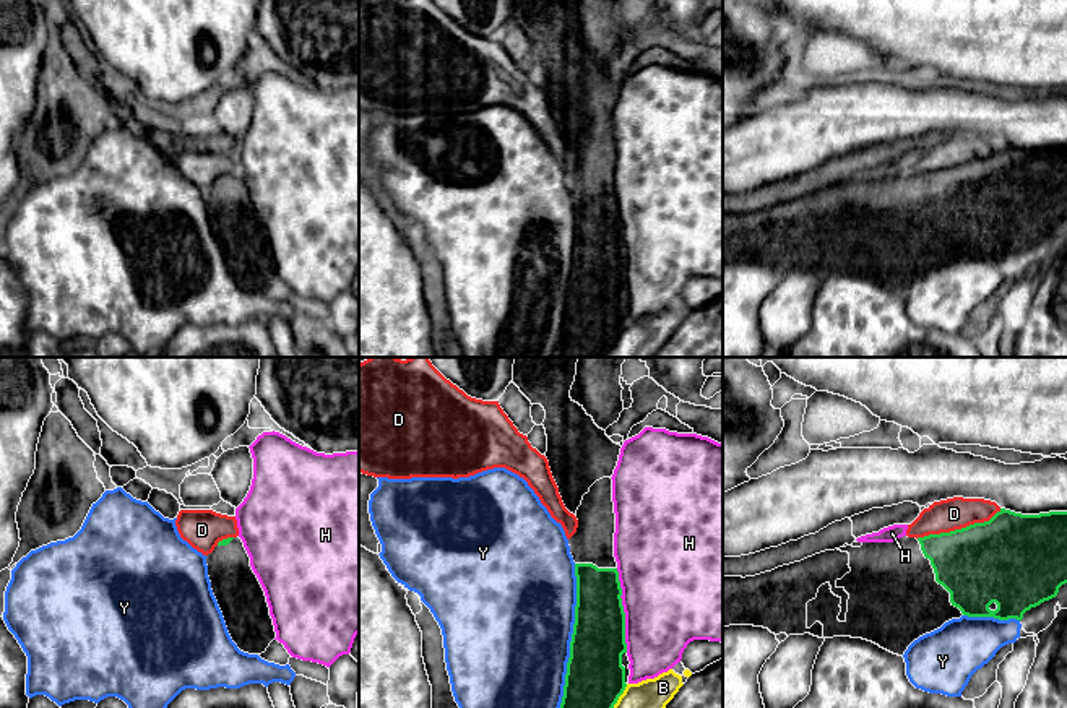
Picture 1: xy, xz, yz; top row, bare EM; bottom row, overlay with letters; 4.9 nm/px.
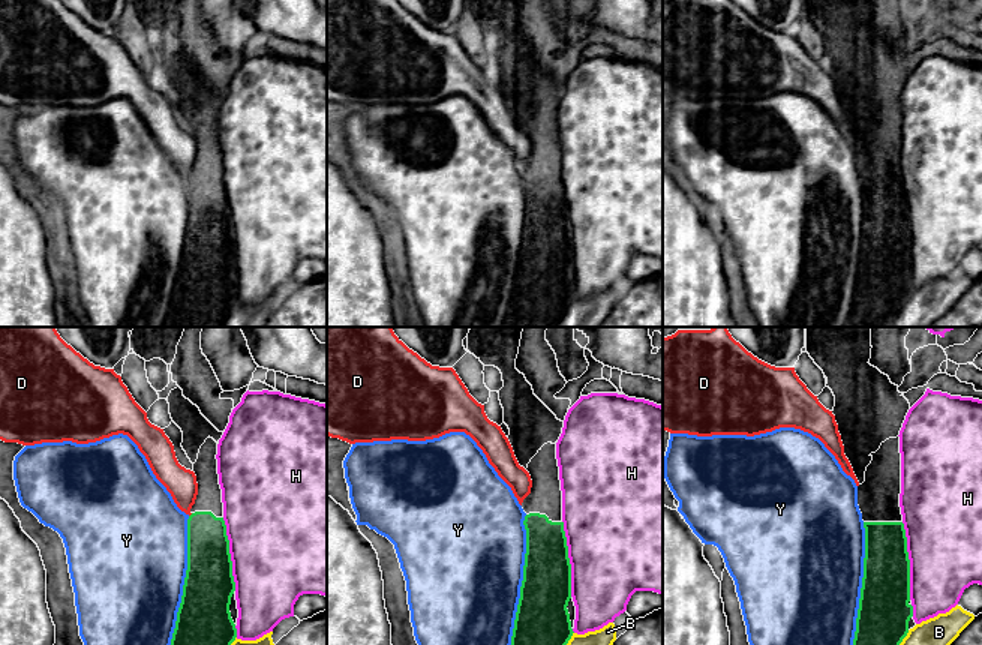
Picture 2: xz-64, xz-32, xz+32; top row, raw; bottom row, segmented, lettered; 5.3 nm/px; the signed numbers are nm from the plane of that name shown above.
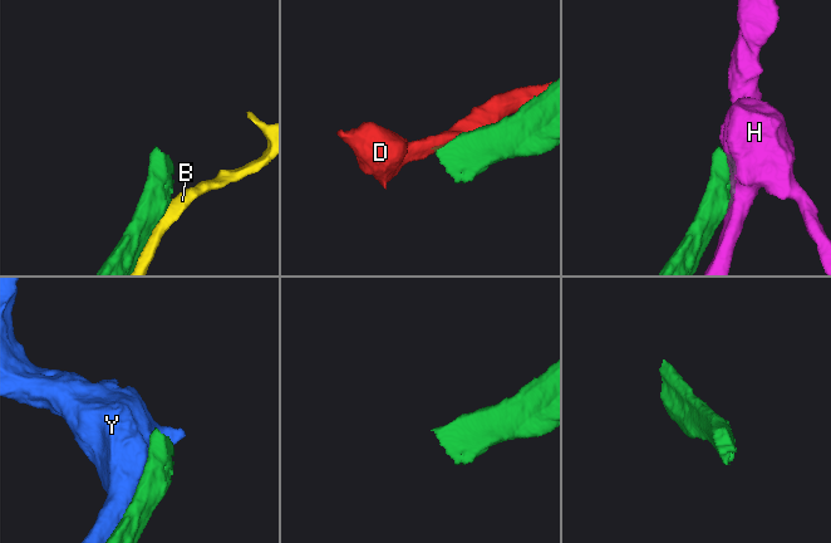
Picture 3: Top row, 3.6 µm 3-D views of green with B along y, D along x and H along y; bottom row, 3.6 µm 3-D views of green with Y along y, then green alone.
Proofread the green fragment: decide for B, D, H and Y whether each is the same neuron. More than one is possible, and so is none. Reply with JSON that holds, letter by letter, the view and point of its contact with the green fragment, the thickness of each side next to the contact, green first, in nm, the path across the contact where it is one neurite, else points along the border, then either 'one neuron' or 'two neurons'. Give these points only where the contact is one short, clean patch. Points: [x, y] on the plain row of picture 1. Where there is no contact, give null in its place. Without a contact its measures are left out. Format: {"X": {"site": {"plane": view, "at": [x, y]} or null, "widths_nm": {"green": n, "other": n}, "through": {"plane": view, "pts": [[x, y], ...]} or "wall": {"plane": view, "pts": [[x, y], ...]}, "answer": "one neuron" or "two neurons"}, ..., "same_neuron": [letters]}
{"B": {"site": {"plane": "xz", "at": [616, 338]}, "widths_nm": {"green": 300, "other": 200}, "answer": "two neurons"}, "D": {"site": {"plane": "yz", "at": [959, 166]}, "widths_nm": {"green": 420, "other": 160}, "answer": "two neurons"}, "H": {"site": {"plane": "xz", "at": [622, 247]}, "widths_nm": {"green": 280, "other": 480}, "answer": "two neurons"}, "Y": {"site": {"plane": "xz", "at": [570, 278]}, "widths_nm": {"green": 300, "other": 500}, "answer": "two neurons"}, "same_neuron": []}

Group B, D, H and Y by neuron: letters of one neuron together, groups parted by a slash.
B / D / H / Y

